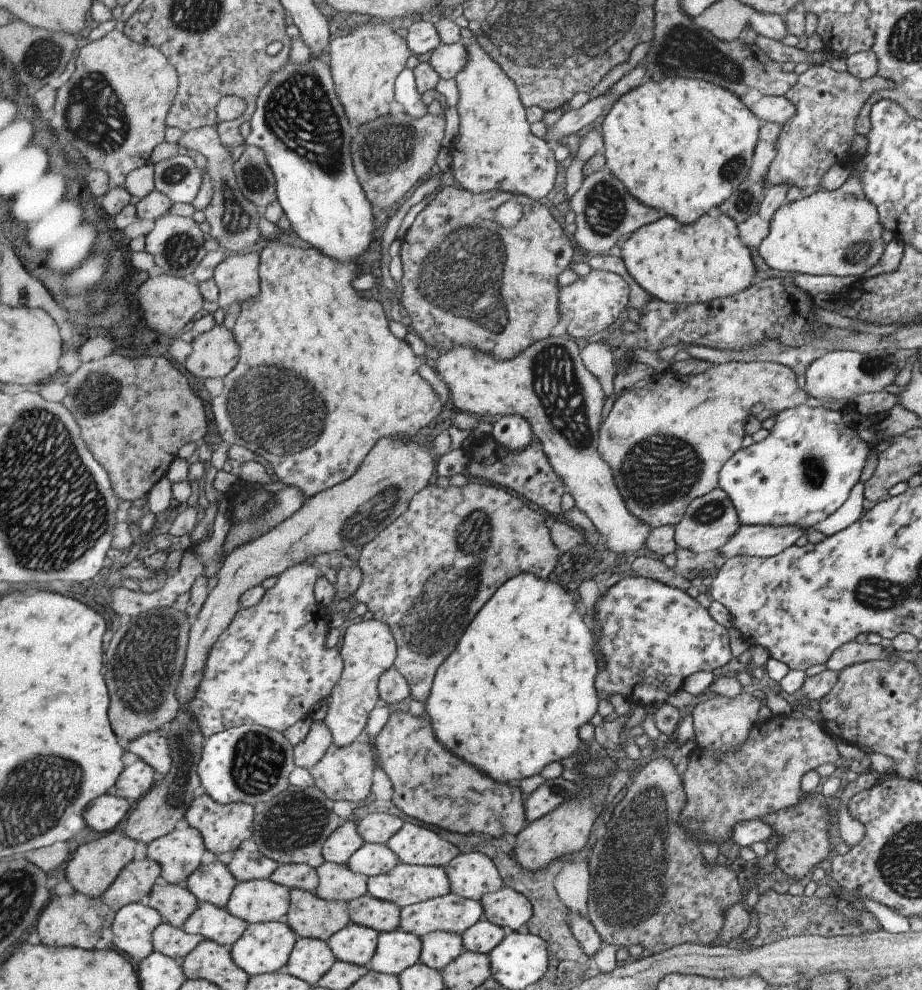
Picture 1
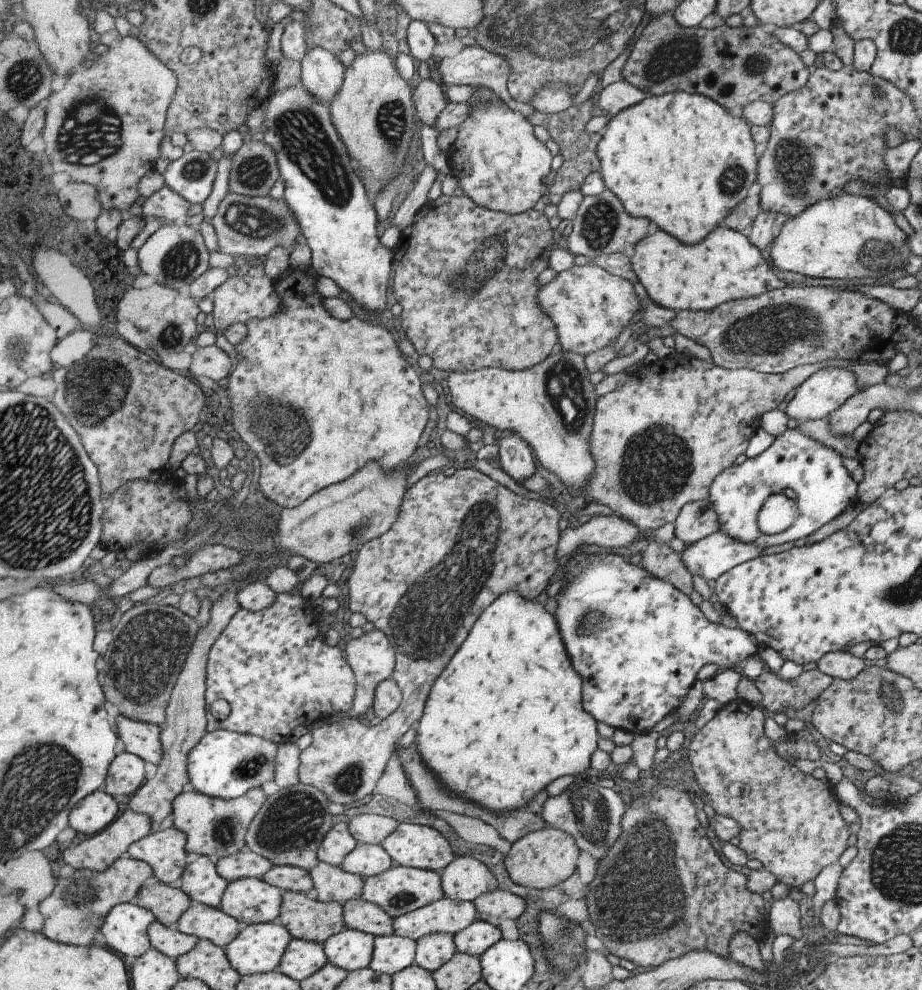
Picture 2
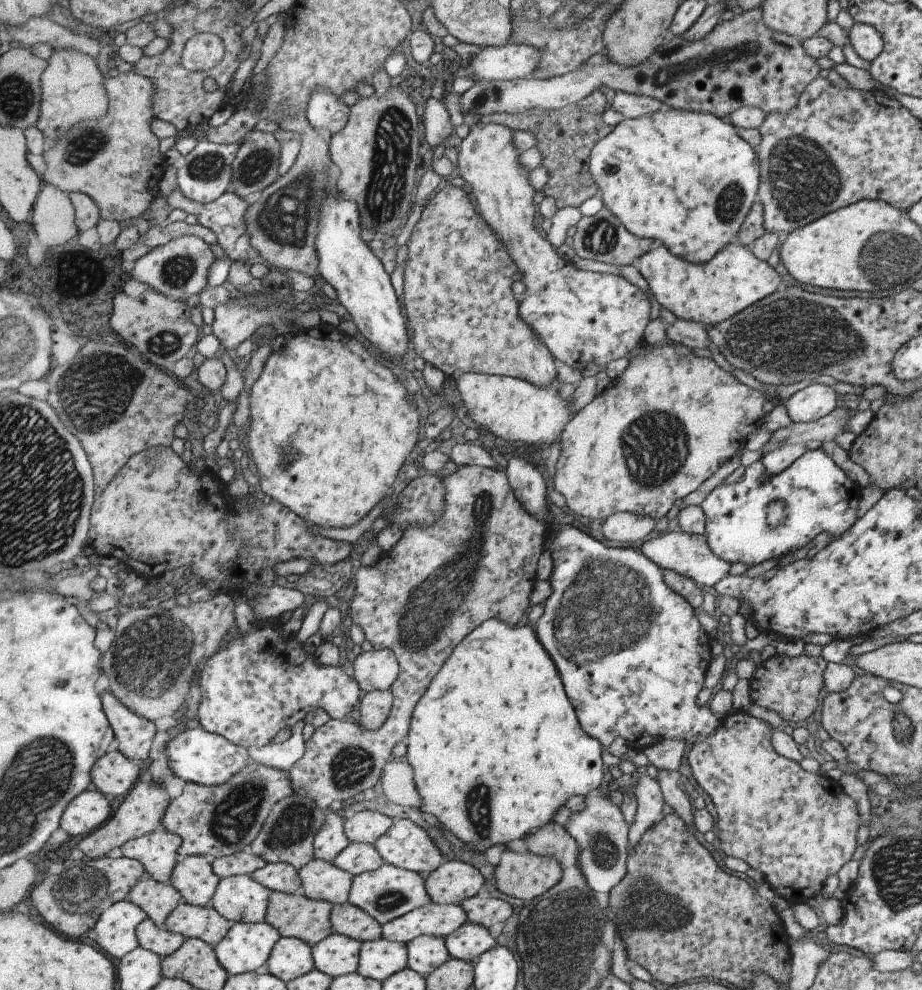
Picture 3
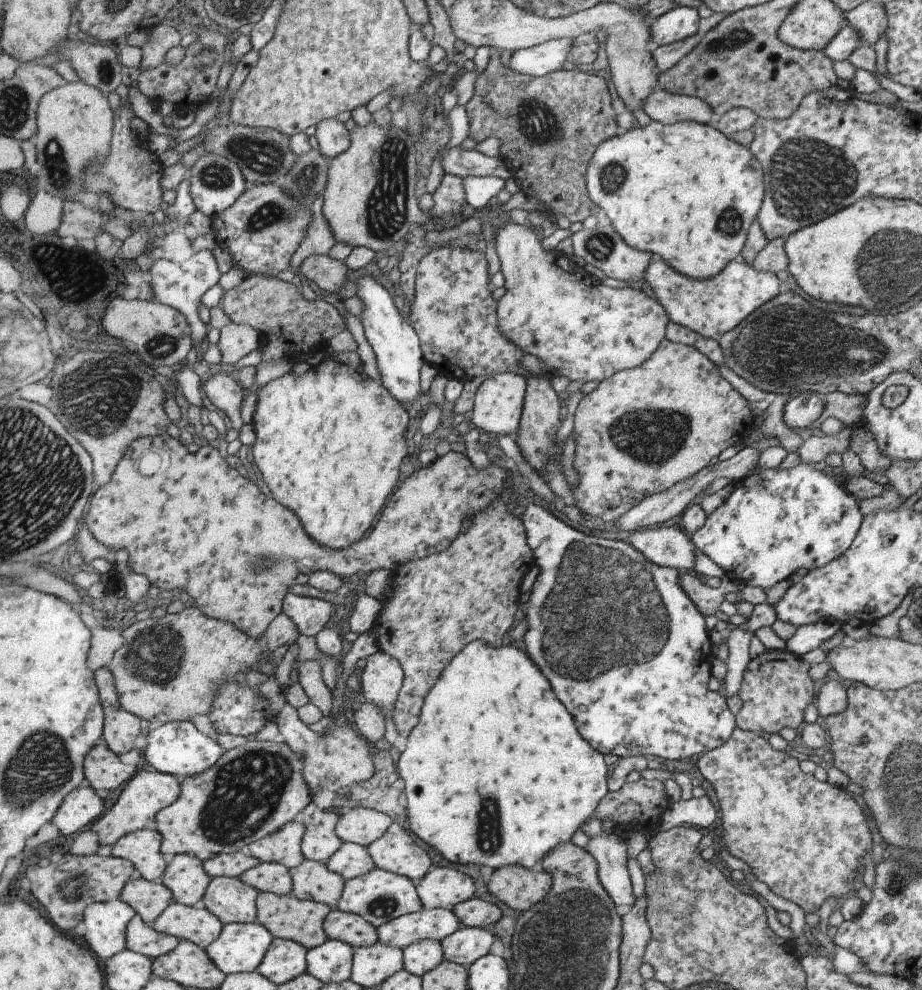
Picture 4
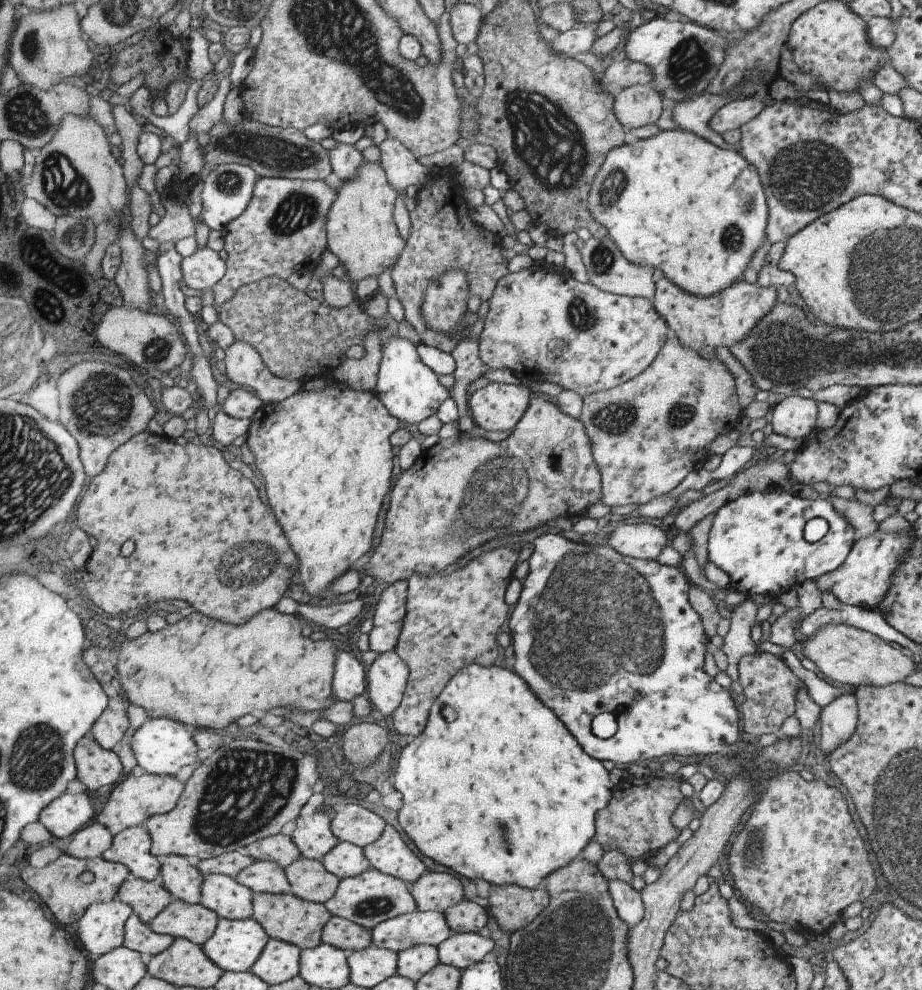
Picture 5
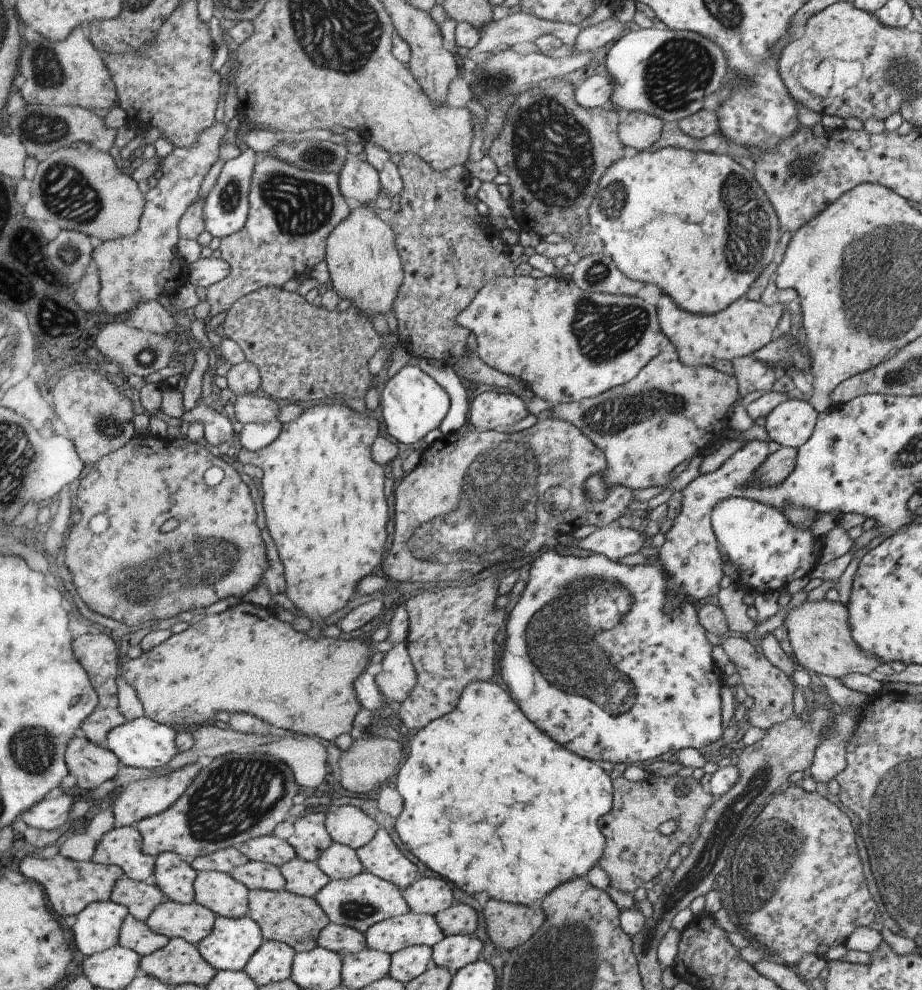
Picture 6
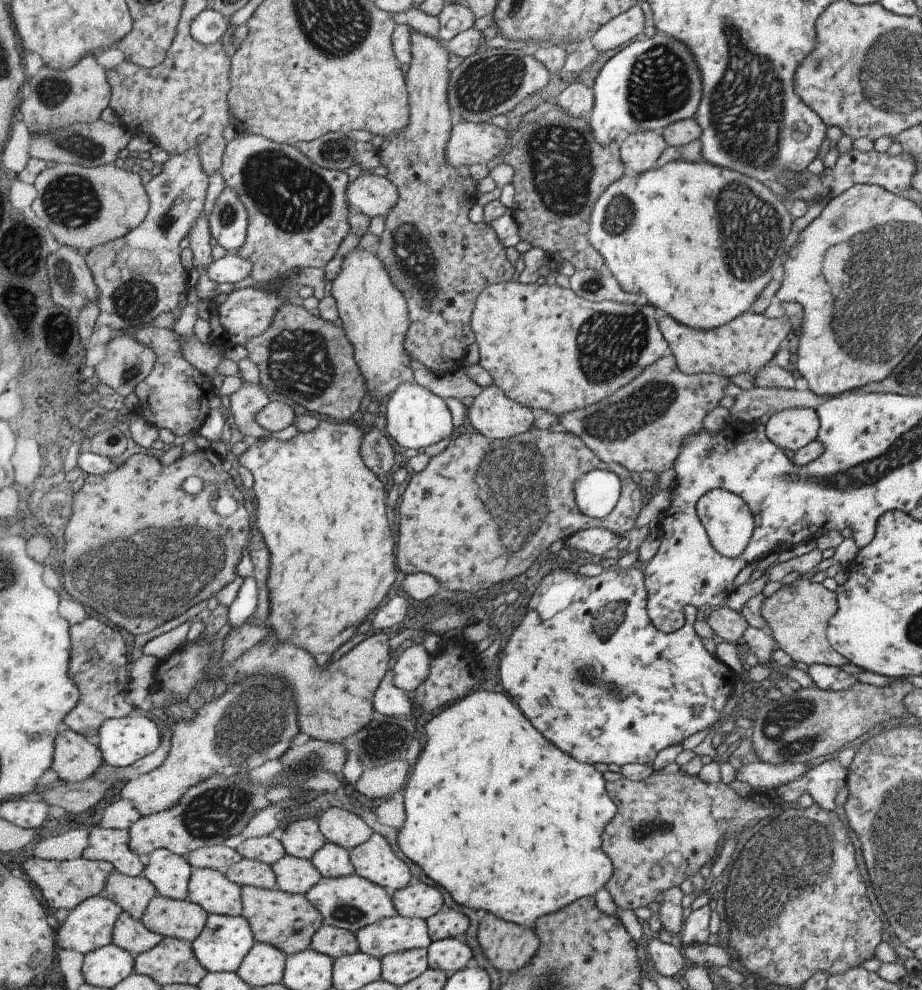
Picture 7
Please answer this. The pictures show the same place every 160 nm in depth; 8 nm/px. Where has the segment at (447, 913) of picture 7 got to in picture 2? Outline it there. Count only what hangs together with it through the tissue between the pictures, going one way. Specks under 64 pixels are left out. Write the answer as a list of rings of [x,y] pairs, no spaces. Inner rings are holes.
[[[502,889],[477,898],[474,904],[477,906],[481,921],[497,927],[501,926],[505,920],[510,919],[516,922],[528,909],[525,898]]]

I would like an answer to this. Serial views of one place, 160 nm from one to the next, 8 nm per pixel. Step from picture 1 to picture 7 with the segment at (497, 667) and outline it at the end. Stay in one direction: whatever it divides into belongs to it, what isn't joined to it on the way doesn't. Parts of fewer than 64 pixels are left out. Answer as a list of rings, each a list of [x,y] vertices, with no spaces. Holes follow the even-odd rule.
[[[474,690],[443,709],[431,720],[425,721],[426,740],[423,741],[423,756],[419,756],[403,788],[407,794],[407,822],[398,833],[398,846],[403,854],[417,866],[425,870],[425,874],[435,880],[435,884],[443,886],[457,904],[463,904],[471,910],[487,910],[497,918],[535,928],[533,924],[541,920],[541,916],[553,914],[565,909],[583,897],[593,897],[599,890],[606,888],[615,870],[612,858],[603,852],[603,832],[607,824],[619,812],[617,804],[611,800],[608,793],[608,782],[603,774],[595,770],[595,766],[575,760],[569,754],[561,752],[555,744],[551,744],[526,714],[515,706],[515,702],[501,694],[487,690]]]

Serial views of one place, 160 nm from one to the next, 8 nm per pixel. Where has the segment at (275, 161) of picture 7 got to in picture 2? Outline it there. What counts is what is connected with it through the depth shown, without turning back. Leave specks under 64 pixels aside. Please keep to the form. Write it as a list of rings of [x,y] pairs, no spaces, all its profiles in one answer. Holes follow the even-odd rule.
[[[165,186],[155,195],[150,196],[143,203],[142,212],[147,219],[157,219],[166,223],[182,222],[187,217],[187,210],[191,208],[191,202],[187,202],[181,194]]]

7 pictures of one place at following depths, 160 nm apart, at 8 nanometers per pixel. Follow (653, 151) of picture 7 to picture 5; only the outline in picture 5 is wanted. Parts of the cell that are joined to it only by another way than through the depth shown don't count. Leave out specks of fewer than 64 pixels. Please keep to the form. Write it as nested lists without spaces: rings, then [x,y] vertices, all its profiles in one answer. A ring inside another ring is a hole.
[[[637,84],[621,90],[615,98],[614,109],[627,130],[657,124],[663,116],[665,100],[648,84]]]

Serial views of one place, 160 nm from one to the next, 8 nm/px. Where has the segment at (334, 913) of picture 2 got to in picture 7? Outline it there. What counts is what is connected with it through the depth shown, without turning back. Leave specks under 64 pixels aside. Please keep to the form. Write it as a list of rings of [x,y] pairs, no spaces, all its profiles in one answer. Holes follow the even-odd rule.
[[[251,885],[243,886],[242,890],[242,915],[251,923],[257,943],[272,944],[286,955],[294,955],[311,948],[316,932],[325,924],[325,920],[324,915],[307,895]]]

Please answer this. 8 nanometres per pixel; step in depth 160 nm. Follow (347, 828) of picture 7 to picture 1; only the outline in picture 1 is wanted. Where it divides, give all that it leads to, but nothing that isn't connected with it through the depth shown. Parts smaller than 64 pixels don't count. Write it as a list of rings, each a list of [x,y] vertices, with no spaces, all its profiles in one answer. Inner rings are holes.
[[[369,814],[358,821],[359,831],[365,843],[387,842],[405,826],[405,820],[391,814]]]

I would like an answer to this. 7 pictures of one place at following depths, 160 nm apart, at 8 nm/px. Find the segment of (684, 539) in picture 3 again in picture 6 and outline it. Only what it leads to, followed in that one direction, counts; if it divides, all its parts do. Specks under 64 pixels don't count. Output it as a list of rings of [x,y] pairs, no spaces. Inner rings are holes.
[[[622,526],[597,528],[586,538],[577,542],[580,548],[606,556],[612,561],[631,556],[646,545],[647,538],[643,532]]]

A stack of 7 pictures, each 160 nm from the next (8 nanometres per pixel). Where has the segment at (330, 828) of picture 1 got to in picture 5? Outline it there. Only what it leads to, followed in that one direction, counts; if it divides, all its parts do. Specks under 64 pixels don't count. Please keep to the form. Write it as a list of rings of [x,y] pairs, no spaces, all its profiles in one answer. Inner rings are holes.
[[[284,834],[265,838],[247,846],[246,849],[249,851],[249,855],[255,858],[255,861],[277,862],[285,869],[295,864],[297,860],[301,860],[302,855],[293,836]]]

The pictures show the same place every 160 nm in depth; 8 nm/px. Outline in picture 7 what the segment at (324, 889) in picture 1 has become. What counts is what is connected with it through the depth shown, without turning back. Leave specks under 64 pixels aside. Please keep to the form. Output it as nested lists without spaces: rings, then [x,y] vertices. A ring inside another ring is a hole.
[[[285,855],[272,865],[279,889],[306,895],[323,878],[321,871],[309,859]]]

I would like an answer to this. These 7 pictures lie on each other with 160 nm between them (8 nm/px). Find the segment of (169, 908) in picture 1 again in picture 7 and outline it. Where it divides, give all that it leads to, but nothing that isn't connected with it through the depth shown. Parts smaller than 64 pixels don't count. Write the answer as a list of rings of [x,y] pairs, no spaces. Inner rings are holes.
[[[117,870],[108,878],[106,892],[107,897],[140,920],[158,894],[156,886],[147,877],[132,877]]]

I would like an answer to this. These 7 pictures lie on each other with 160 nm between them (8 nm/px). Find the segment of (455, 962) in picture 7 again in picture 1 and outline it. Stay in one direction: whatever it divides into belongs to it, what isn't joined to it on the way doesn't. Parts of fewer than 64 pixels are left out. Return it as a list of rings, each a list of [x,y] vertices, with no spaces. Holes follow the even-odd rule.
[[[482,919],[476,926],[471,926],[463,935],[466,951],[482,954],[491,954],[509,934],[509,930],[503,929],[488,919]]]

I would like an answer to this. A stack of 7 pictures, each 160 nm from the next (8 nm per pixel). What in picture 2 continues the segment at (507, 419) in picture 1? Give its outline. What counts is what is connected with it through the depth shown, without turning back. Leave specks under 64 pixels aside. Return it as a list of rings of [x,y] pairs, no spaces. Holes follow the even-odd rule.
[[[516,433],[501,438],[499,446],[499,466],[516,482],[525,482],[537,473],[535,450],[527,438]]]

